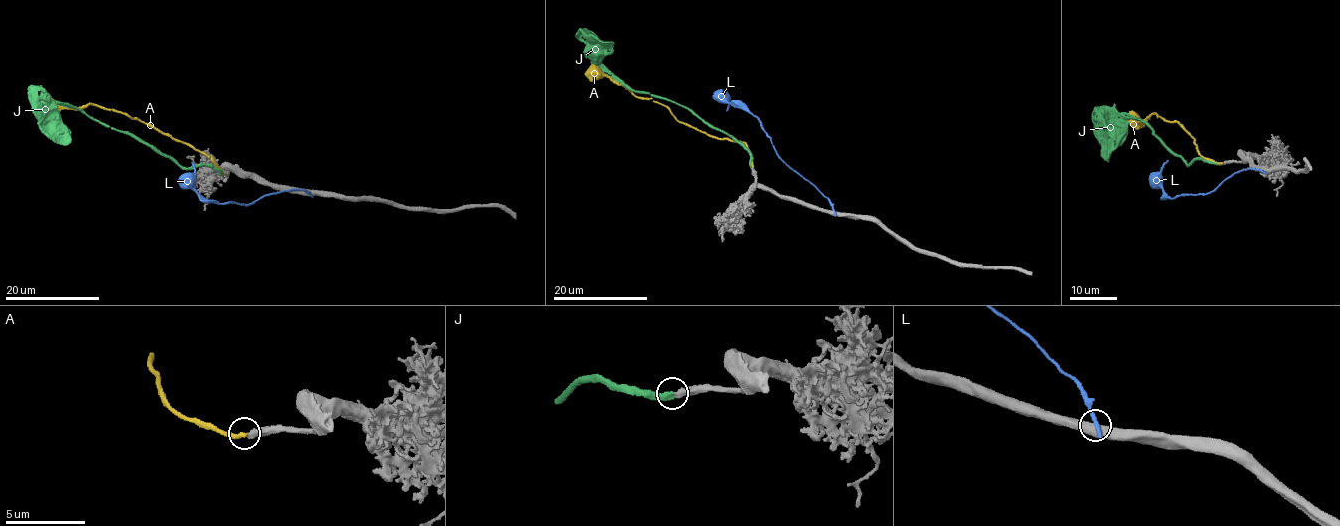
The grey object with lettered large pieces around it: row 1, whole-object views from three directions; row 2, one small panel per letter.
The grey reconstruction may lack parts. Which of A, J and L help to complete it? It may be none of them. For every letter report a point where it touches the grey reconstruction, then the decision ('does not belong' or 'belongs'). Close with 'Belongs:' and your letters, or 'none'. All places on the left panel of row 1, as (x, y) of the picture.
A: contact (223, 173); does not belong
J: contact (222, 173); belongs
L: contact (310, 195); does not belong
Belongs: J

